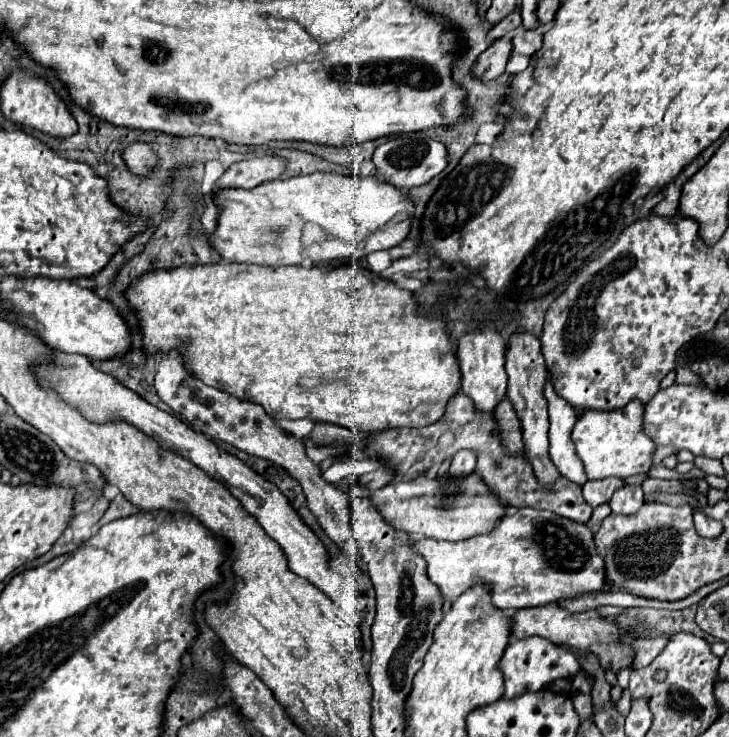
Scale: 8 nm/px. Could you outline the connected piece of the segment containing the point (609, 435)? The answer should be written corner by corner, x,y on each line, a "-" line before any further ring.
632,400
632,404
610,412
586,410
572,430
572,440
590,480
644,474
652,468
652,456
656,452
656,444
644,434
644,404
640,400

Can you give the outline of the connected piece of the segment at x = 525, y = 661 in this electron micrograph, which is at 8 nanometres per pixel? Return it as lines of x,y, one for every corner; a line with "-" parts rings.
536,636
536,638
518,640
518,642
508,644
508,648
500,660
500,670
504,674
504,686
506,686
504,698
512,698
512,696
524,694
524,692
542,690
556,678
574,676
580,670
580,664
572,652
566,652
560,646
552,644
550,640

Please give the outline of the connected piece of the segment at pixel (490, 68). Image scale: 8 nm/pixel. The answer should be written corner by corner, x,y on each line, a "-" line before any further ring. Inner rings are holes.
512,36
496,40
486,52
480,54
480,60
476,62
476,76
480,76
484,82
498,78
504,72
510,54
512,54

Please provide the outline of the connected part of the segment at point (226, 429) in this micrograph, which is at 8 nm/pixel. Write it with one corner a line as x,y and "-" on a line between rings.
172,350
162,358
162,362
158,364
154,386
156,386
162,402
166,402
174,412
182,414
194,426
194,430
198,430
200,434
204,434
208,438
214,438
214,440
222,440
226,444
232,444
238,450
244,450
246,454
270,460
270,462
278,464
280,468
284,468
294,480
298,480
302,490
304,490
304,496
308,500
308,508
318,518
318,522
324,528
324,532
328,534
328,538
336,546
340,546
340,550
352,562
362,566
360,550
356,548
356,538
352,536
348,492
342,492
338,486
334,486
334,484
330,484
322,478
320,468
306,456
302,440
284,432
274,422
274,418
270,418
264,412
262,406
258,406
254,402
248,402
248,400
234,398
234,396
230,396
222,390
206,386
202,380
192,376
186,370
184,360
182,360
178,350

